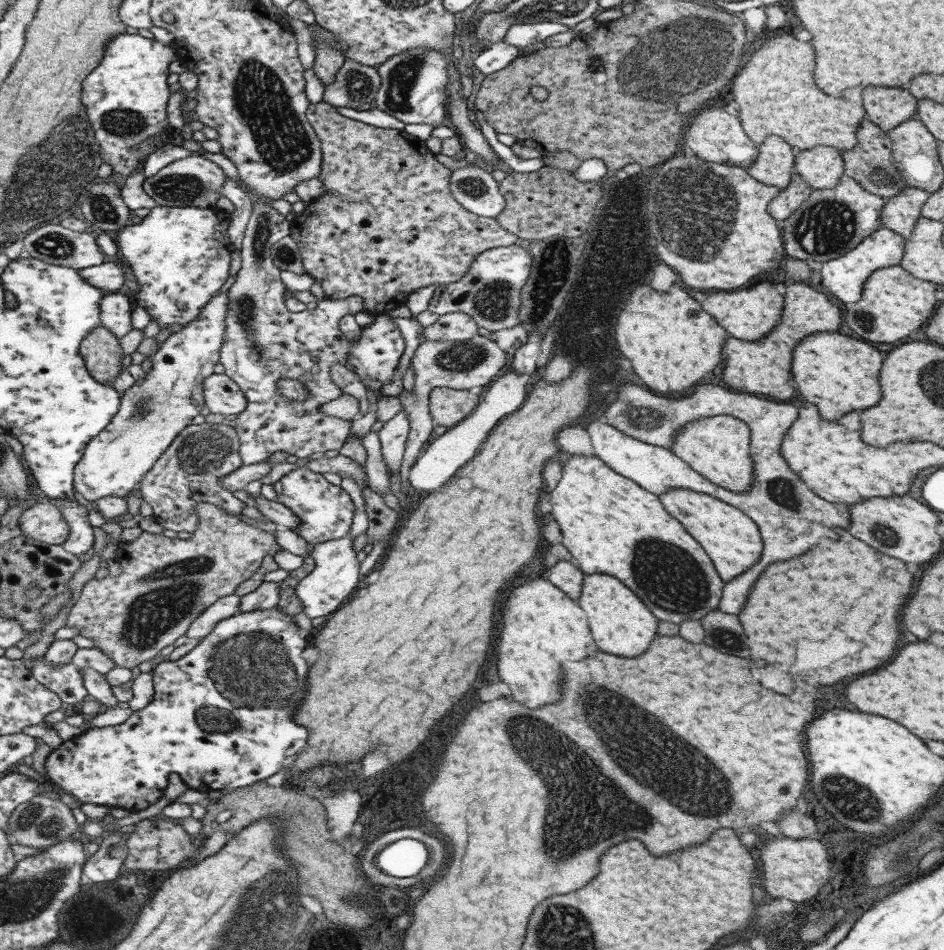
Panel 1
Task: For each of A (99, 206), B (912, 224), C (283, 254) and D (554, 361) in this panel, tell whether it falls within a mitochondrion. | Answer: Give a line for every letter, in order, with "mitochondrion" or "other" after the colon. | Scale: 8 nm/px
A: mitochondrion
B: other
C: mitochondrion
D: other

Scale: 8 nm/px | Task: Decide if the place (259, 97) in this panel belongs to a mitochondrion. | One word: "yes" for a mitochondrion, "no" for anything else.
yes

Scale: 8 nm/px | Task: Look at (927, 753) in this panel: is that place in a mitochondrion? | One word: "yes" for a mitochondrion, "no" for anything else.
no

